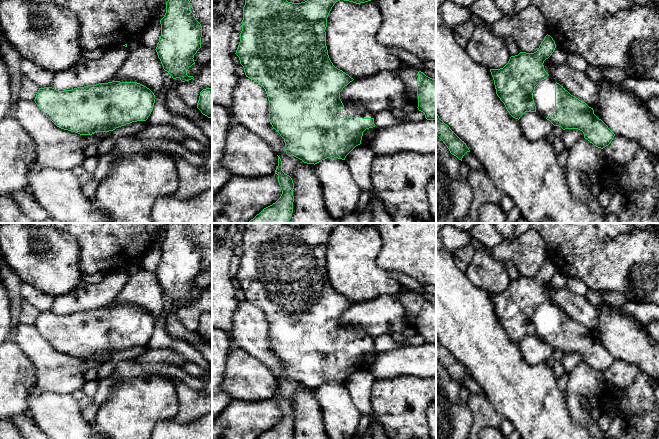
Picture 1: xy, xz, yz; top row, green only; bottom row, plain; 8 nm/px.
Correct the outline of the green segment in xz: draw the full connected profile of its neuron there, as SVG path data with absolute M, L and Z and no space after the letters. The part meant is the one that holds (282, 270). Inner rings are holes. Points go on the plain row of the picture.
M245 223L242 255L236 274L246 301L258 306L266 315L269 325L269 346L285 366L288 380L304 387L317 388L330 381L345 384L346 380L361 368L363 356L375 351L374 337L363 328L342 326L340 316L354 303L331 286L326 270L328 239L340 224L356 228L371 223L308 223L301 227L286 223Z

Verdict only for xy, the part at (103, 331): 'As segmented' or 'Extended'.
As segmented

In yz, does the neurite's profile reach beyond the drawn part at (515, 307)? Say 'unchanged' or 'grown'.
grown

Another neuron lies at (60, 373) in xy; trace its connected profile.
M18 324L7 340L16 343L33 361L37 371L35 392L68 394L81 390L87 382L82 360L57 351L35 325Z

